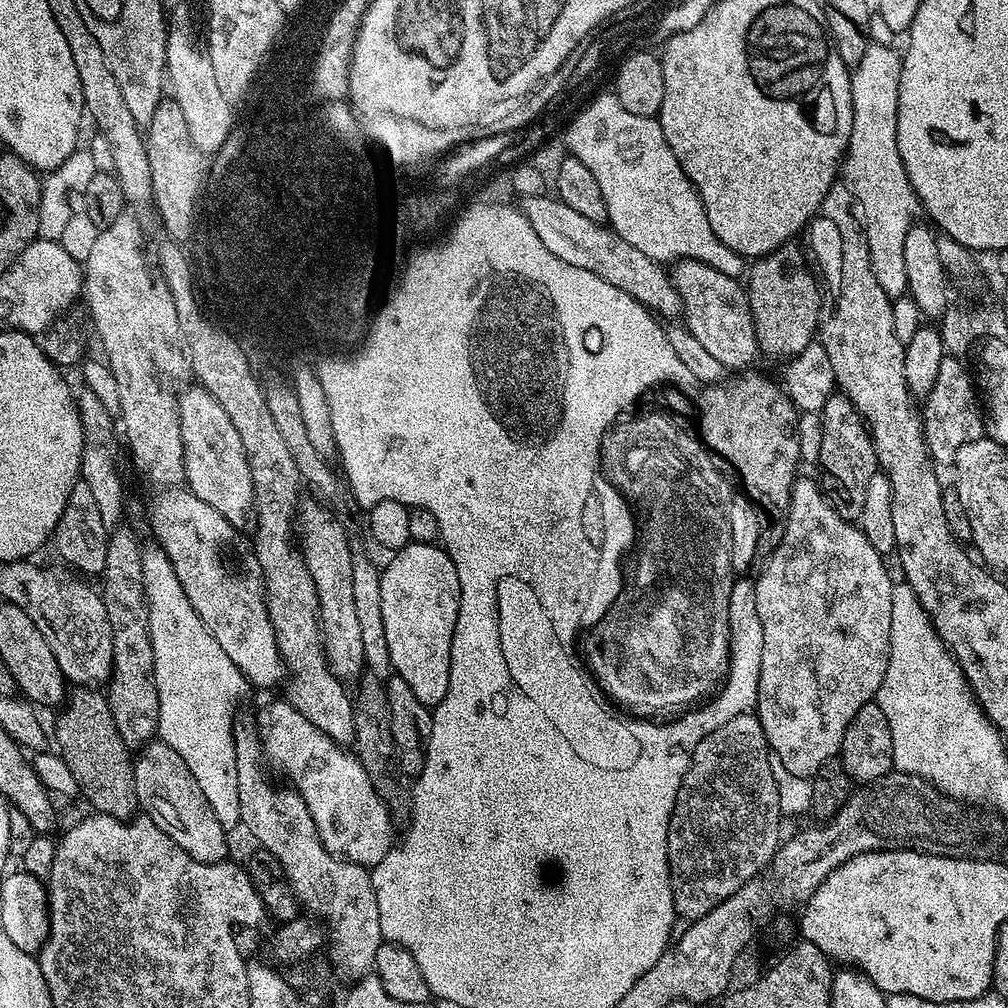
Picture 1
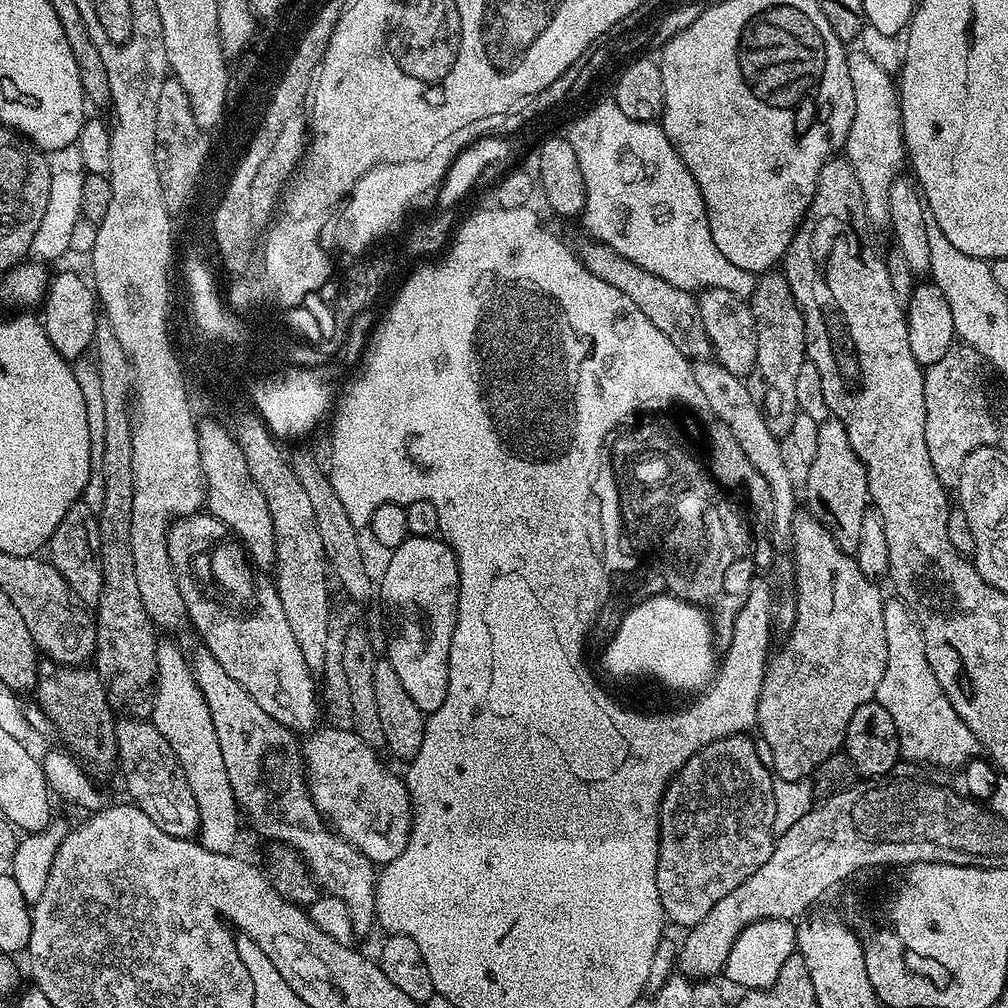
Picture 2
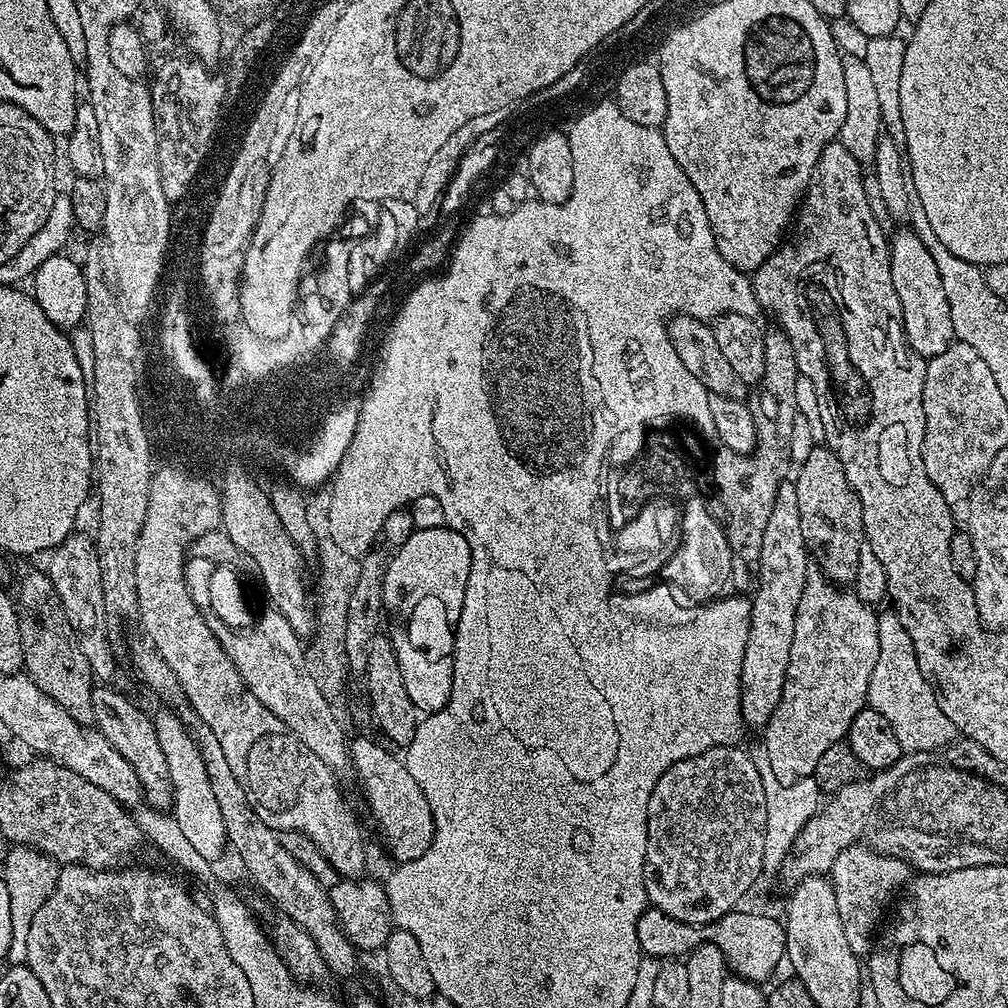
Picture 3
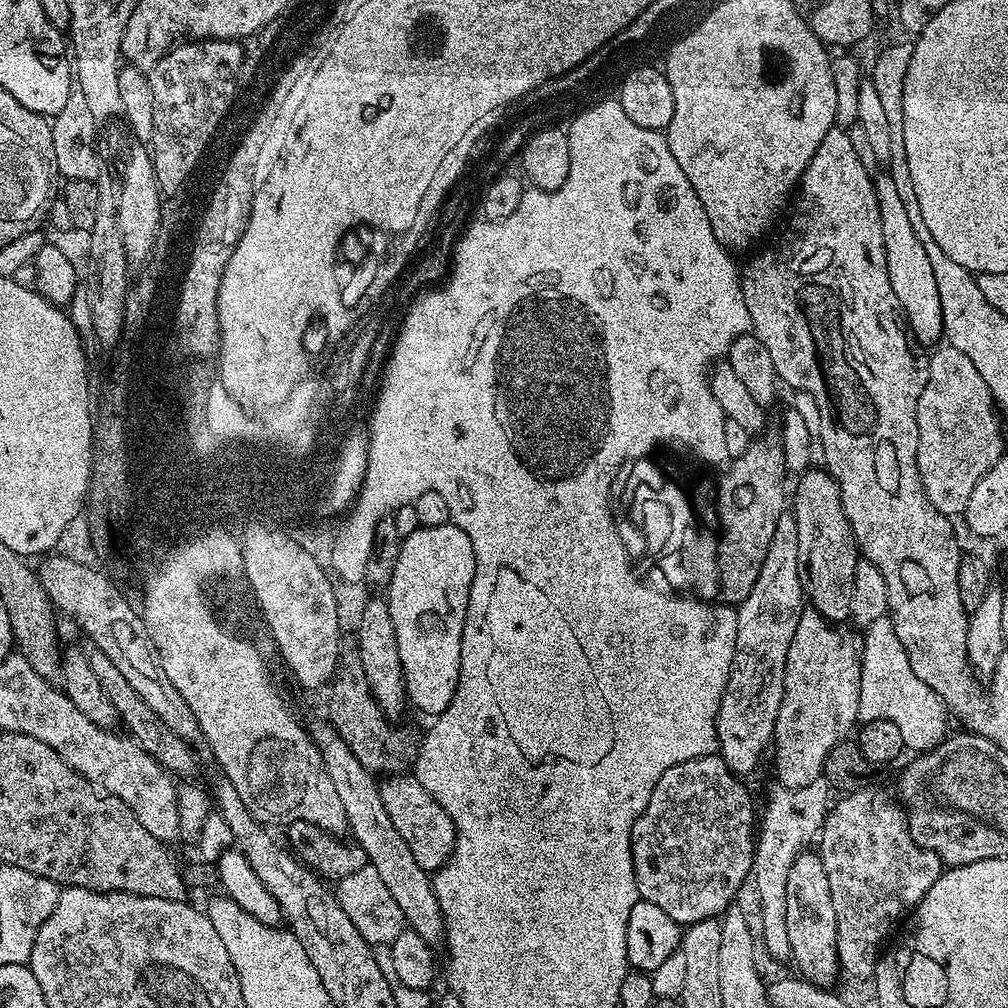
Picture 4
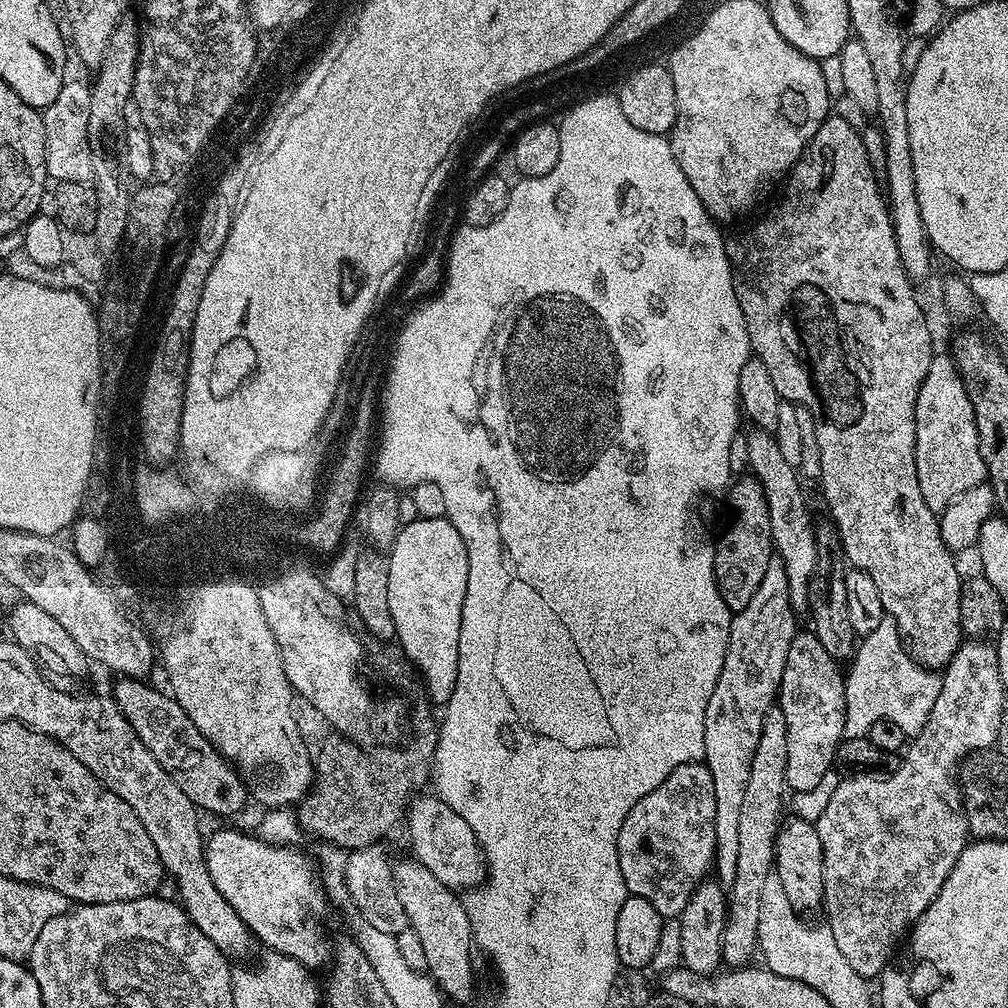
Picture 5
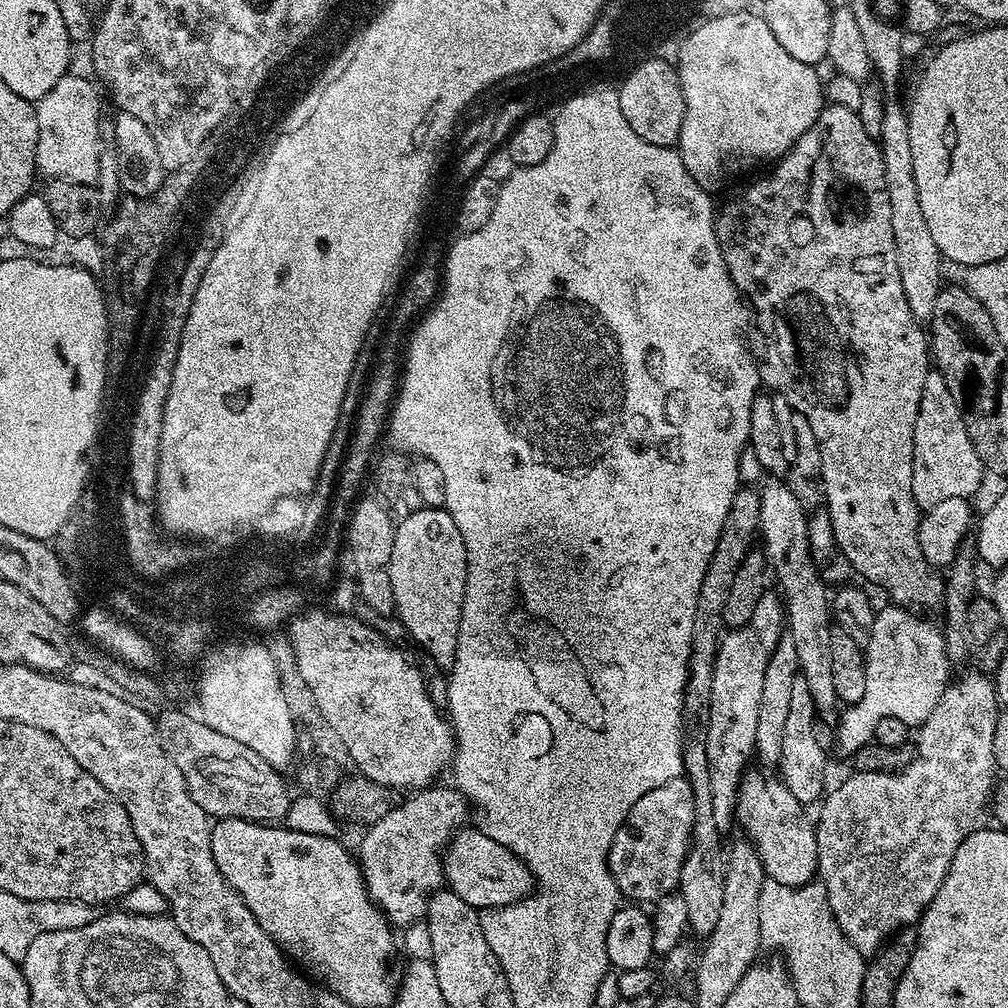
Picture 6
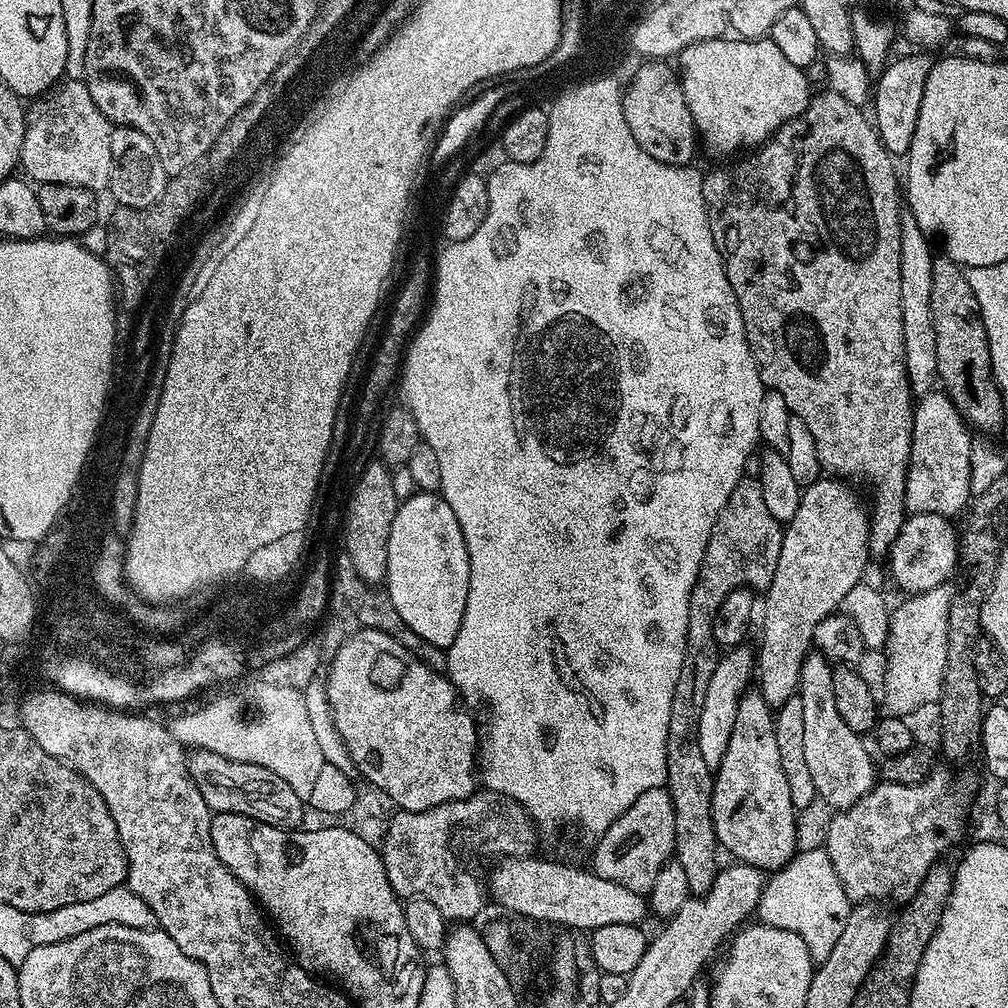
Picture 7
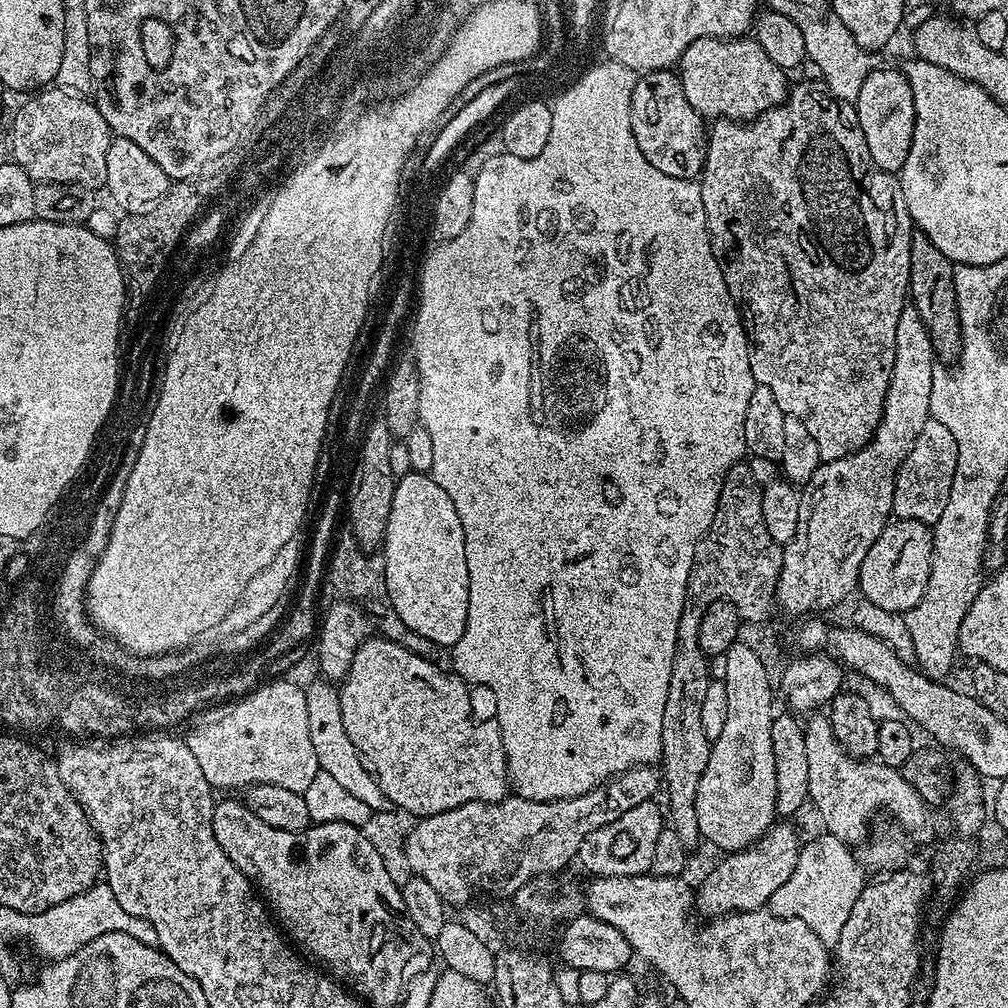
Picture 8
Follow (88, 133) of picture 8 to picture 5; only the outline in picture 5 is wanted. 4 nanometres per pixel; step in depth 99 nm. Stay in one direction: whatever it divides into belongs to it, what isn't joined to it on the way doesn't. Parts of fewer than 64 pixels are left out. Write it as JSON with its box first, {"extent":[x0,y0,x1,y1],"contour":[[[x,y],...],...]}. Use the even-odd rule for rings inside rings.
{"extent":[43,79,94,183],"contour":[[[65,79],[58,98],[43,109],[46,126],[46,170],[53,181],[89,183],[92,179],[94,162],[90,154],[90,142],[87,138],[90,119],[90,98],[92,89],[80,80]]]}

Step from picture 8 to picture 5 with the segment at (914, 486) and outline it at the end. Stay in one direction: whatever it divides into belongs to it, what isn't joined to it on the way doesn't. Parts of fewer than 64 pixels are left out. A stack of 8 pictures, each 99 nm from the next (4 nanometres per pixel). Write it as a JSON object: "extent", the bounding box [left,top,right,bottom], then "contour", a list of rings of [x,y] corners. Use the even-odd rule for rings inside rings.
{"extent":[914,355,985,514],"contour":[[[933,355],[930,370],[926,370],[926,378],[922,378],[922,386],[918,390],[918,398],[914,406],[914,422],[916,423],[916,469],[918,470],[918,486],[922,490],[922,498],[926,498],[926,506],[939,514],[948,507],[954,498],[966,494],[974,486],[985,483],[984,459],[978,442],[978,426],[974,420],[974,406],[970,402],[968,387],[964,385],[956,363],[951,355]]]}

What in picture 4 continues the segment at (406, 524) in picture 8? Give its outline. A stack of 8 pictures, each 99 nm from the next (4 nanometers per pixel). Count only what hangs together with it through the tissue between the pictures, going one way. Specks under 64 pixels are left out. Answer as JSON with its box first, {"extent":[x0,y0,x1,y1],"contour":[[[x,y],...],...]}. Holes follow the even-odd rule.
{"extent":[386,522,475,718],"contour":[[[449,522],[429,528],[419,526],[412,534],[403,537],[392,581],[386,589],[390,618],[394,618],[394,634],[398,638],[398,658],[402,658],[404,695],[411,707],[413,704],[418,711],[425,712],[428,718],[441,716],[446,706],[450,706],[450,698],[456,696],[462,662],[462,630],[475,569],[472,537],[457,524]]]}

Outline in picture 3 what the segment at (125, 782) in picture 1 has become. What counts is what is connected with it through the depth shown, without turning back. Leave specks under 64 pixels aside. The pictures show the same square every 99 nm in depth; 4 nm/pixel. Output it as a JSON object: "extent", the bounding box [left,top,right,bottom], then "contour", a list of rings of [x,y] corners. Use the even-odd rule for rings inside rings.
{"extent":[14,562,95,726],"contour":[[[20,562],[14,568],[14,576],[16,572],[16,592],[14,588],[14,603],[16,606],[16,613],[18,614],[18,630],[20,631],[20,637],[22,638],[22,658],[24,659],[23,671],[29,678],[34,682],[34,686],[38,686],[38,690],[42,690],[42,694],[47,694],[48,697],[54,698],[54,702],[58,702],[58,706],[62,706],[62,710],[66,710],[66,714],[70,714],[70,718],[74,718],[77,722],[82,725],[88,726],[95,721],[94,716],[94,702],[92,701],[92,690],[94,687],[94,677],[90,670],[90,662],[86,662],[86,654],[82,654],[82,650],[78,650],[76,640],[72,636],[72,627],[68,625],[68,619],[66,614],[62,610],[60,605],[60,599],[56,596],[54,586],[50,582],[47,571],[43,567],[35,568],[35,563],[32,562]]]}

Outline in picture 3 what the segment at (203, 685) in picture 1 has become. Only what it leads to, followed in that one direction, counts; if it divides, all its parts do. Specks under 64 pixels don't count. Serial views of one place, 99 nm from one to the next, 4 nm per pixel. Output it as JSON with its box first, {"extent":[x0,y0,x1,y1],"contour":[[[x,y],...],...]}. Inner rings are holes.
{"extent":[154,710,229,862],"contour":[[[172,710],[163,711],[155,713],[154,719],[158,746],[162,746],[162,754],[166,754],[166,764],[170,766],[174,815],[184,837],[191,841],[198,853],[202,854],[203,858],[216,862],[224,848],[226,852],[229,842],[218,801],[214,798],[214,789],[210,786],[210,777],[206,774],[206,766],[202,762],[202,754],[179,715]]]}

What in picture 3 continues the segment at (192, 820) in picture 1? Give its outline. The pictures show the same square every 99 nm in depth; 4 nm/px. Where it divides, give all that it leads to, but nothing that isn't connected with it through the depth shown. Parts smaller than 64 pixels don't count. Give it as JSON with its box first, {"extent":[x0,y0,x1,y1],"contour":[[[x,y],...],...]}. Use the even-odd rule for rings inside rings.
{"extent":[92,686,173,812],"contour":[[[96,686],[92,690],[94,702],[95,727],[134,766],[134,774],[138,774],[140,791],[145,803],[158,811],[168,812],[173,807],[172,782],[170,766],[166,764],[166,754],[162,754],[162,746],[158,746],[156,722],[151,715],[147,716],[138,705],[132,704],[128,696],[115,692],[112,686]]]}

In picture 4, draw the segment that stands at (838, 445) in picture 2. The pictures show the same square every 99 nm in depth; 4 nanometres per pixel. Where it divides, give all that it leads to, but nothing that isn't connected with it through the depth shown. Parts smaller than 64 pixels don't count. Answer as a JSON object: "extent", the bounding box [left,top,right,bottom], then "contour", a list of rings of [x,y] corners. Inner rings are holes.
{"extent":[790,466,861,622],"contour":[[[820,466],[809,467],[799,473],[796,497],[791,497],[790,511],[798,522],[798,578],[802,582],[805,601],[829,622],[844,622],[850,617],[850,594],[854,590],[854,570],[861,557],[858,555],[856,539],[850,530],[846,510],[842,510],[842,498],[834,478]]]}

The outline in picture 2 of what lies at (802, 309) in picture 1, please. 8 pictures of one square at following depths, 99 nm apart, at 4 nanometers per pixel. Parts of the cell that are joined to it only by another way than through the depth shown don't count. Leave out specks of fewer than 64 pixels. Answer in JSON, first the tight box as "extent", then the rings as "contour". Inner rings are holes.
{"extent":[746,271,806,438],"contour":[[[779,271],[765,272],[756,281],[756,289],[750,297],[754,318],[754,330],[758,338],[758,358],[754,370],[746,377],[746,383],[758,410],[768,421],[769,430],[777,438],[790,434],[791,423],[800,411],[798,393],[794,391],[798,374],[806,363],[804,341],[804,314],[796,304],[794,294]]]}

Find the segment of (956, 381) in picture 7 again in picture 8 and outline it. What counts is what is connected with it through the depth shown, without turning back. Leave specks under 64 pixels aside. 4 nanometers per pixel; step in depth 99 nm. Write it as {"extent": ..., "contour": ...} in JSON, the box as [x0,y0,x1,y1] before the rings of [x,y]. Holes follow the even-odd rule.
{"extent":[908,230,964,362],"contour":[[[919,230],[913,231],[910,242],[910,278],[908,279],[911,299],[920,311],[922,322],[932,336],[932,351],[941,361],[952,362],[959,357],[964,335],[960,332],[960,307],[954,290],[954,265],[951,260],[930,242],[930,238]]]}

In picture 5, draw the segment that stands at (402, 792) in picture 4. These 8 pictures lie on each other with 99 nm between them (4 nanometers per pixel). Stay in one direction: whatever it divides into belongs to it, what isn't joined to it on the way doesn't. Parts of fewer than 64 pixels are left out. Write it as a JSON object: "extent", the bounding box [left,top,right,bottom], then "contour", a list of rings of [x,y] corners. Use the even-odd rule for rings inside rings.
{"extent":[406,794,486,890],"contour":[[[417,794],[412,797],[406,809],[406,825],[408,824],[408,840],[412,843],[411,855],[442,886],[453,890],[471,890],[479,888],[486,880],[486,861],[484,849],[481,848],[478,838],[474,838],[474,830],[446,802],[442,802],[435,794],[423,796]]]}

